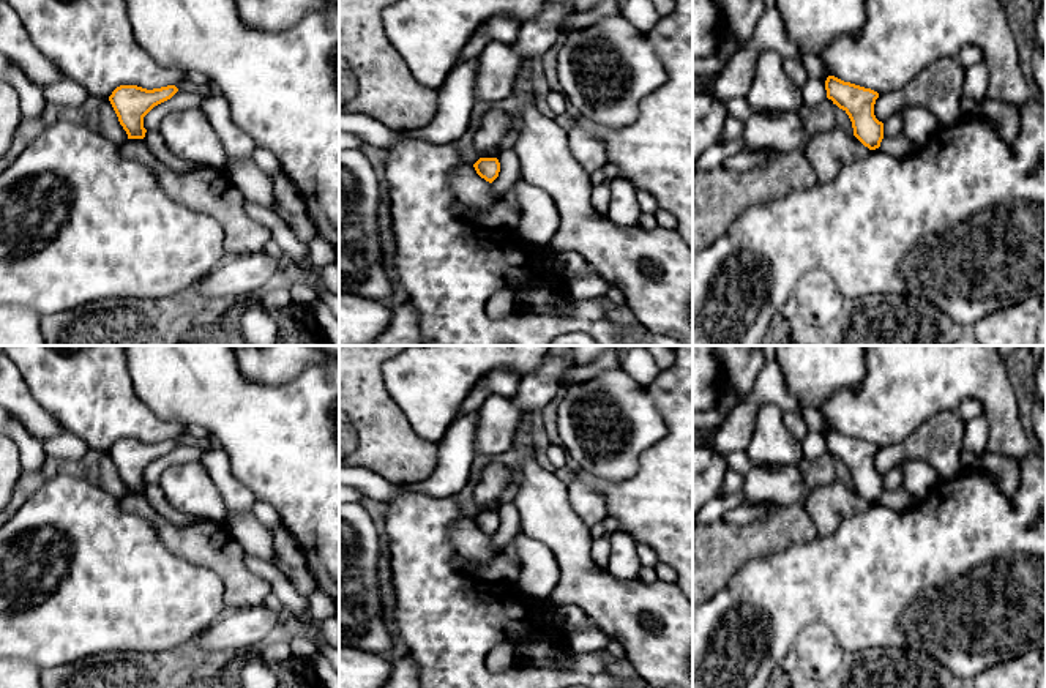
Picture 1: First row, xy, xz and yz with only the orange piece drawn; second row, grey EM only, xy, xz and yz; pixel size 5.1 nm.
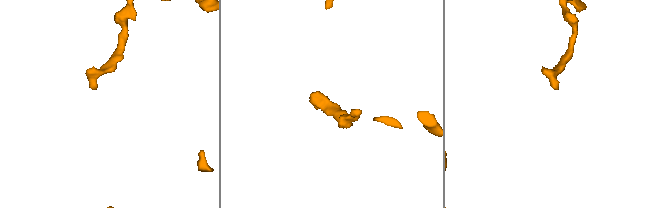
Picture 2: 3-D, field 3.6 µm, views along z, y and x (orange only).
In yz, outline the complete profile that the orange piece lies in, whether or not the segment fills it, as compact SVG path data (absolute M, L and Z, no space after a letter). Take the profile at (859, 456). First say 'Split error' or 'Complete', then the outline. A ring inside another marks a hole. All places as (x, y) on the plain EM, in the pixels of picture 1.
Complete. M835 429L827 431L825 443L827 451L849 469L854 489L869 503L879 502L883 492L883 477L874 469L879 447Z

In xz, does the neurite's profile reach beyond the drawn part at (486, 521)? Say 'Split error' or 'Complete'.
Complete

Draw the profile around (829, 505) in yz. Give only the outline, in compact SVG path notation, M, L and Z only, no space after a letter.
M841 480L813 489L803 503L819 537L831 535L844 519L865 513L871 505Z

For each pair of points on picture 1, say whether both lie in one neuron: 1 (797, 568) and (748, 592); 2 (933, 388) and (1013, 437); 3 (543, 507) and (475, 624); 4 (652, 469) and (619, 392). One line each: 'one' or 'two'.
1: one
2: one
3: two
4: two

